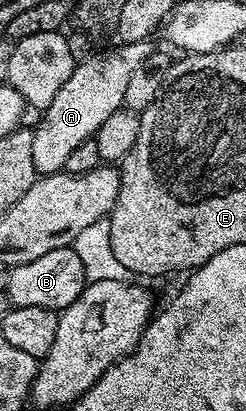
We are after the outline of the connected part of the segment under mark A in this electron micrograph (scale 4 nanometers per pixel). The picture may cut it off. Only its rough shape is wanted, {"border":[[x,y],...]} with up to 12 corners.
{"border":[[151,39],[74,66],[28,148],[36,174],[60,172],[124,104]]}

